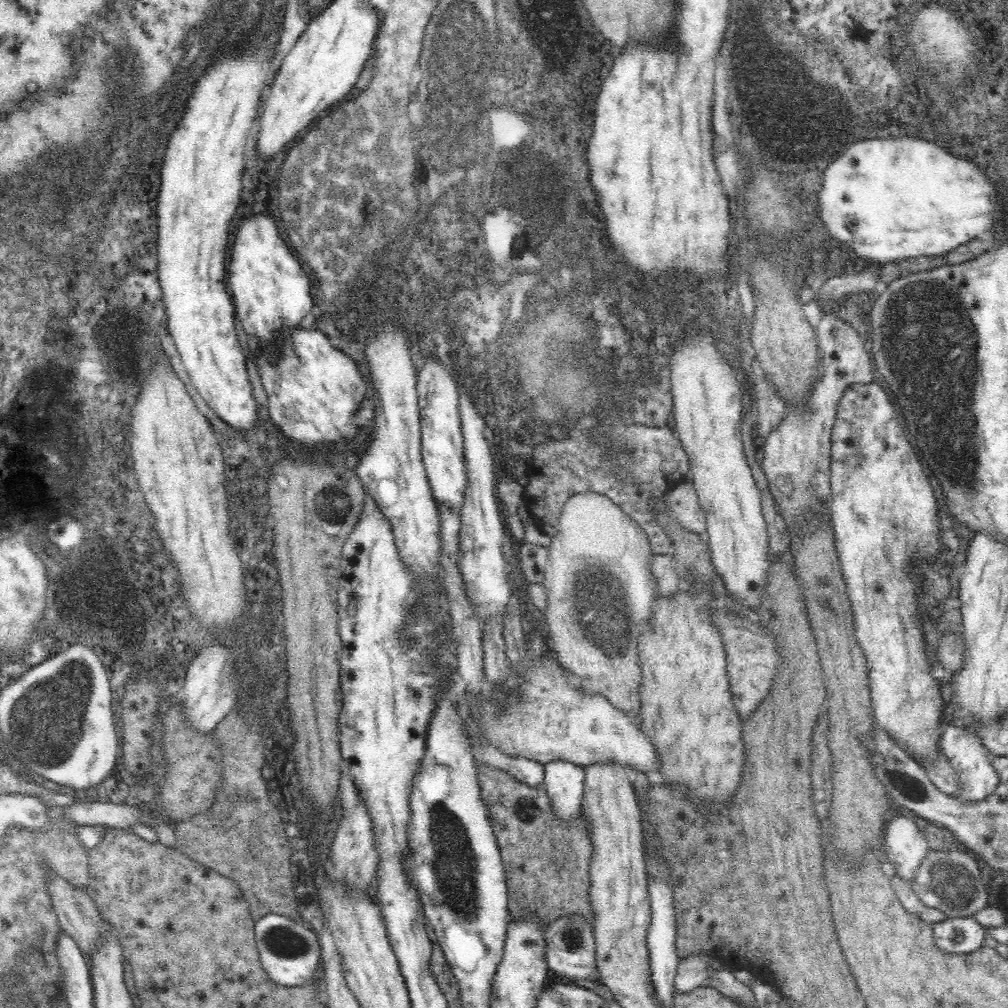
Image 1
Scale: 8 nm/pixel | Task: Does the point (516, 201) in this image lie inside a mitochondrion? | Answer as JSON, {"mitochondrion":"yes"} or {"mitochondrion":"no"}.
{"mitochondrion":"yes"}

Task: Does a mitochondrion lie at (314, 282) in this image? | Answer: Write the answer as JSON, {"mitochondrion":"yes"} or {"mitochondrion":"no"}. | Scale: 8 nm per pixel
{"mitochondrion":"no"}

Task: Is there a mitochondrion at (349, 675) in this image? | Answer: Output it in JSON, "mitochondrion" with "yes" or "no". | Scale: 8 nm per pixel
{"mitochondrion":"no"}

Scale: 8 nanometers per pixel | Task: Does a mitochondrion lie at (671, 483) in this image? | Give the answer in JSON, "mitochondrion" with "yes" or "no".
{"mitochondrion":"no"}

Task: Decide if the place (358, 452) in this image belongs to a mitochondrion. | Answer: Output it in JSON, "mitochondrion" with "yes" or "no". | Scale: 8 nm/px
{"mitochondrion":"no"}

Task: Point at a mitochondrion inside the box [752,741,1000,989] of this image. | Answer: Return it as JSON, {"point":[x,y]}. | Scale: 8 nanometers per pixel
{"point":[947,882]}

